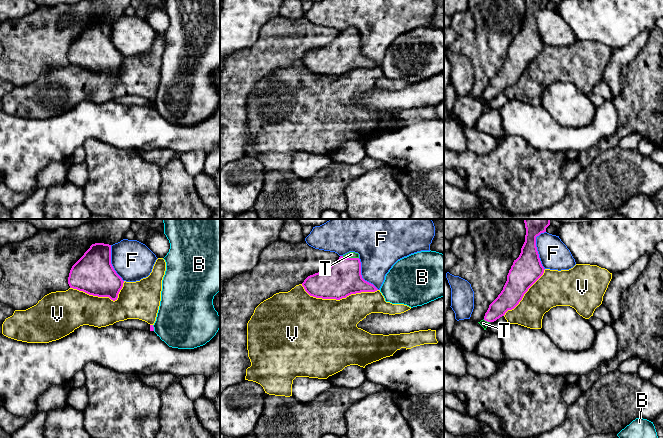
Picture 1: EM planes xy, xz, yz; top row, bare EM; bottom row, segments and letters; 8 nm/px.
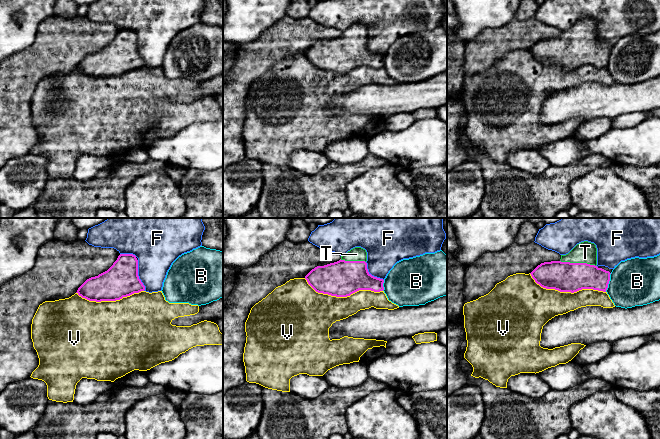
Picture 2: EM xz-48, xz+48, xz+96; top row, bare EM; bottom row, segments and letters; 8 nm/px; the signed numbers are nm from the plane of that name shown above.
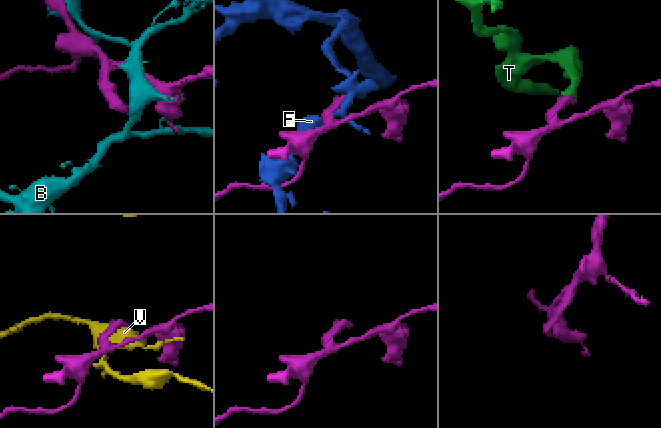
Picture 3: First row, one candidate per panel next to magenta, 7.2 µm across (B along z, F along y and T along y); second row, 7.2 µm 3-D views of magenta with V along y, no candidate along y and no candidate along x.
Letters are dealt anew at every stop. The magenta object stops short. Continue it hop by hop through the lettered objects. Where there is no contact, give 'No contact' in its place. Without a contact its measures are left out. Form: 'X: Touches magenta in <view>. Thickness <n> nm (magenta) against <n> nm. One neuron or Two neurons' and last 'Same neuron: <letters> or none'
B: Touches magenta in xy. Thickness 30 nm (magenta) against 440 nm. Two neurons
F: Touches magenta in yz. Thickness 240 nm (magenta) against 240 nm. Two neurons
T: Touches magenta in xz. Thickness 280 nm (magenta) against 50 nm. One neuron
V: Touches magenta in xz. Thickness 280 nm (magenta) against 480 nm. Two neurons
Same neuron: T

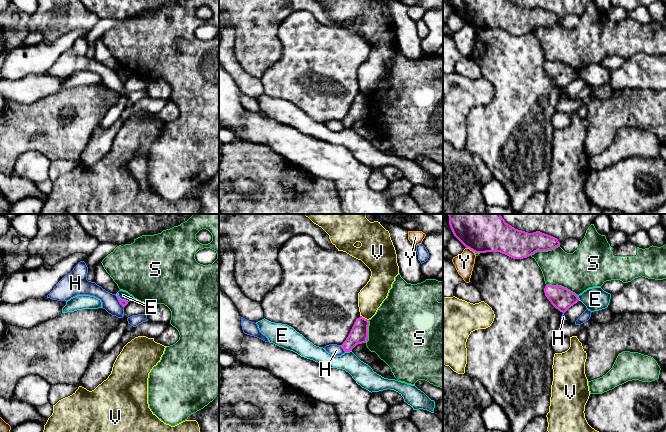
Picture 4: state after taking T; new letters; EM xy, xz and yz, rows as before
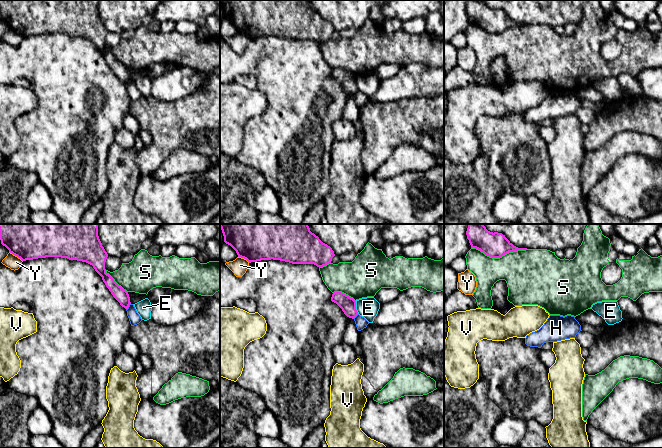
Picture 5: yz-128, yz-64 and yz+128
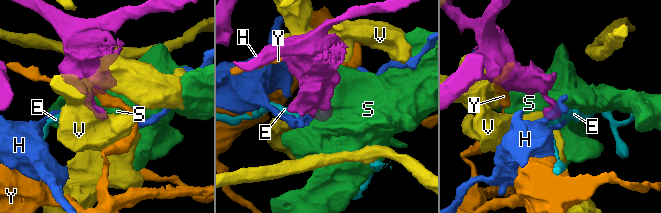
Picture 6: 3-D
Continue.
E: Touches magenta in xz. Thickness 140 nm (magenta) against 170 nm. Two neurons
H: Touches magenta in xz. Thickness 140 nm (magenta) against 100 nm. Two neurons
S: Touches magenta in yz. Thickness 180 nm (magenta) against 320 nm. Two neurons
V: Touches magenta in xz. Thickness 140 nm (magenta) against 200 nm. Two neurons
Y: Touches magenta in yz. Thickness 240 nm (magenta) against 160 nm. Two neurons
Same neuron: none

